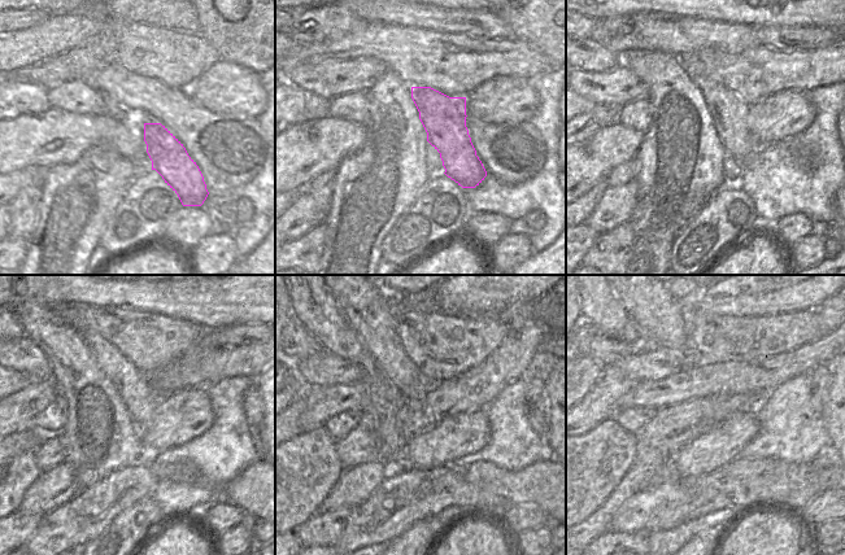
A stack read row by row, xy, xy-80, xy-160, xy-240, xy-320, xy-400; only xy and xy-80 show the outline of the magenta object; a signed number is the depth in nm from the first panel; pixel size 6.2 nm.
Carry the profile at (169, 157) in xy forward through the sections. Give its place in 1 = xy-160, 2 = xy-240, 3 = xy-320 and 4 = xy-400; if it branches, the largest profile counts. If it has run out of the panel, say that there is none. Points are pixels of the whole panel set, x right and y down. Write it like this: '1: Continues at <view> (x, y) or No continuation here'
1: Continues at xy-160 (728, 113)
2: Continues at xy-240 (139, 397)
3: Continues at xy-320 (362, 302)
4: Continues at xy-400 (662, 319)

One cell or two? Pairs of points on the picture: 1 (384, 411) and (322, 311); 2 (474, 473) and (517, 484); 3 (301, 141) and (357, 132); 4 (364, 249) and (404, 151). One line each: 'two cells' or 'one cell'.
1: one cell
2: one cell
3: one cell
4: one cell

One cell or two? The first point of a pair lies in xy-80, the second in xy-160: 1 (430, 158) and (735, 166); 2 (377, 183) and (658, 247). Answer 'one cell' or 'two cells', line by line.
1: one cell
2: one cell

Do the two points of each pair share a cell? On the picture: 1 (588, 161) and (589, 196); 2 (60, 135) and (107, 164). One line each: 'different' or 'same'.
1: different
2: different

